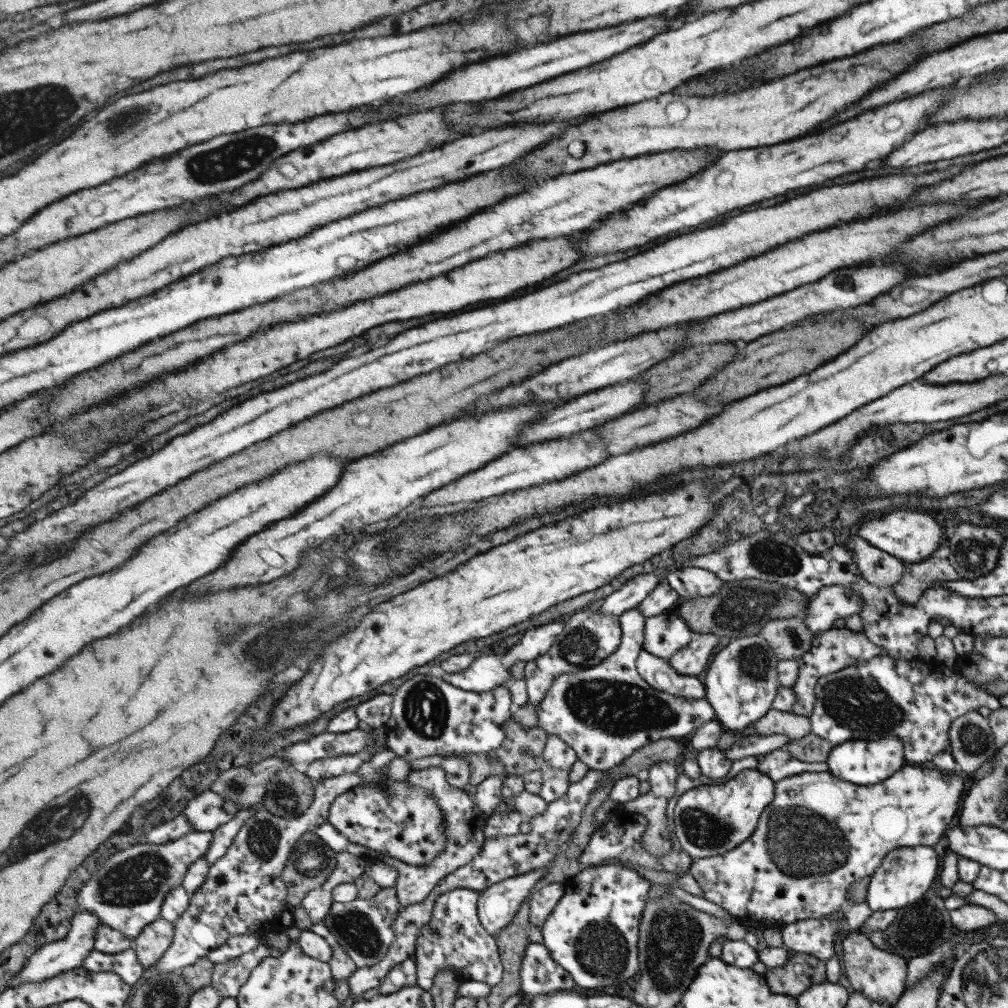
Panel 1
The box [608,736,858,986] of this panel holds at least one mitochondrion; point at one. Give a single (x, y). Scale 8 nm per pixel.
(800, 843)

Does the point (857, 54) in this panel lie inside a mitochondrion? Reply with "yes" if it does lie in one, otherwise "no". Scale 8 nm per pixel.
no

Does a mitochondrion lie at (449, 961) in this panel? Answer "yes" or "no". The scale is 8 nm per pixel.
no

